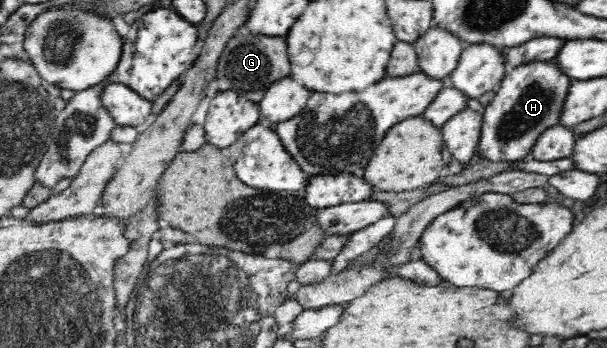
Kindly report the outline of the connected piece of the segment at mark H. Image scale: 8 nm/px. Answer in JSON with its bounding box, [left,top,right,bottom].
[478,60,572,161]

